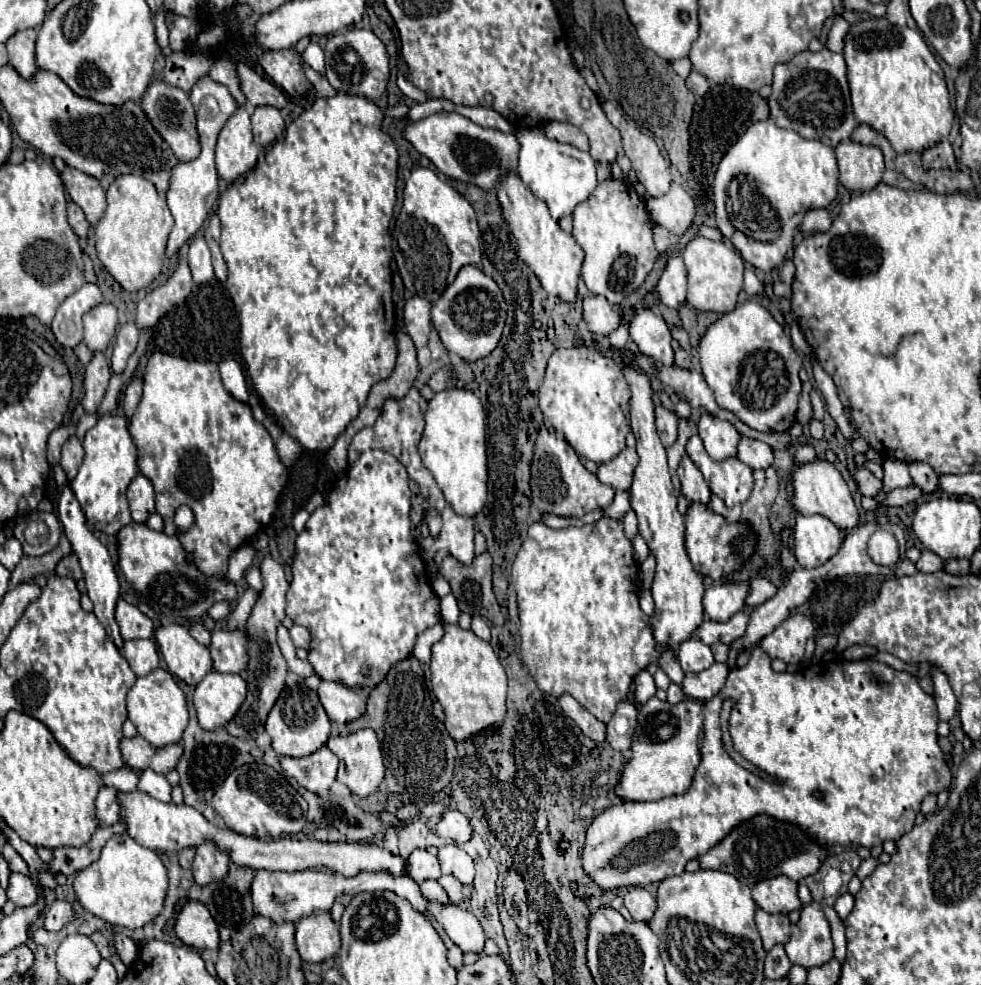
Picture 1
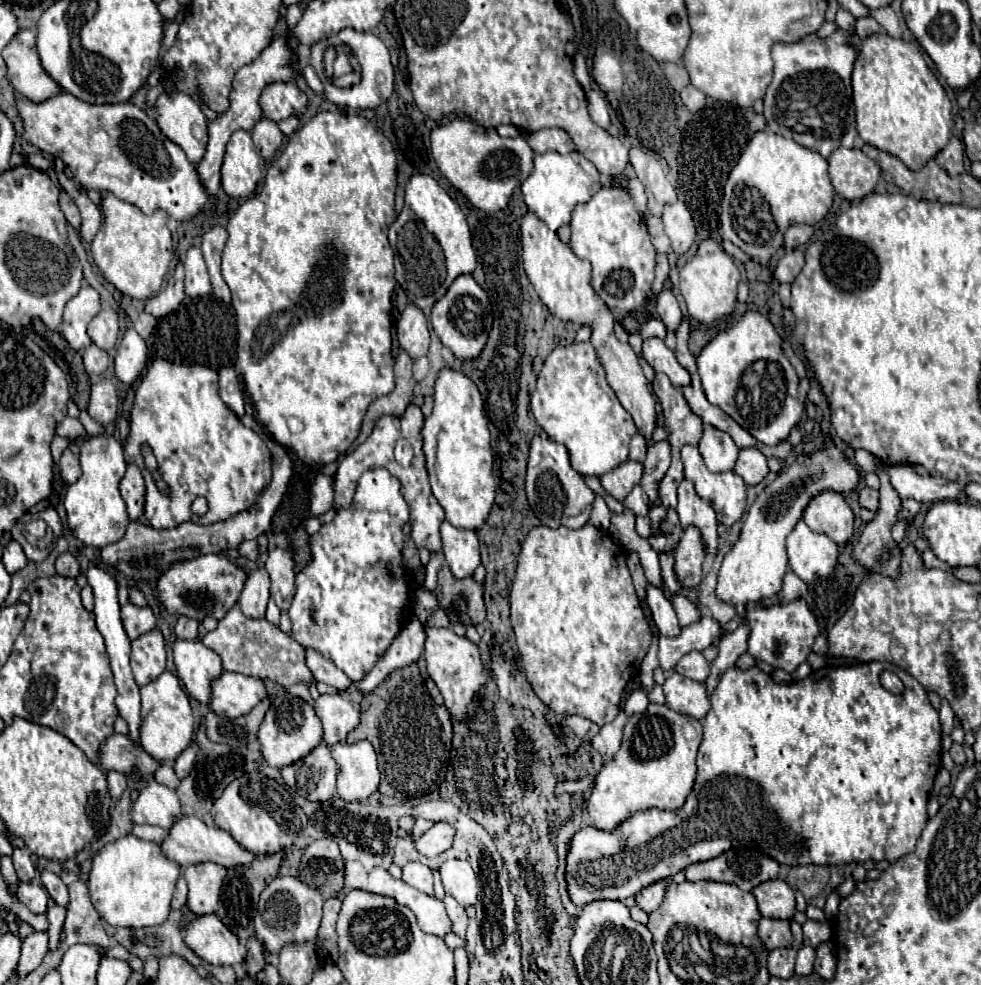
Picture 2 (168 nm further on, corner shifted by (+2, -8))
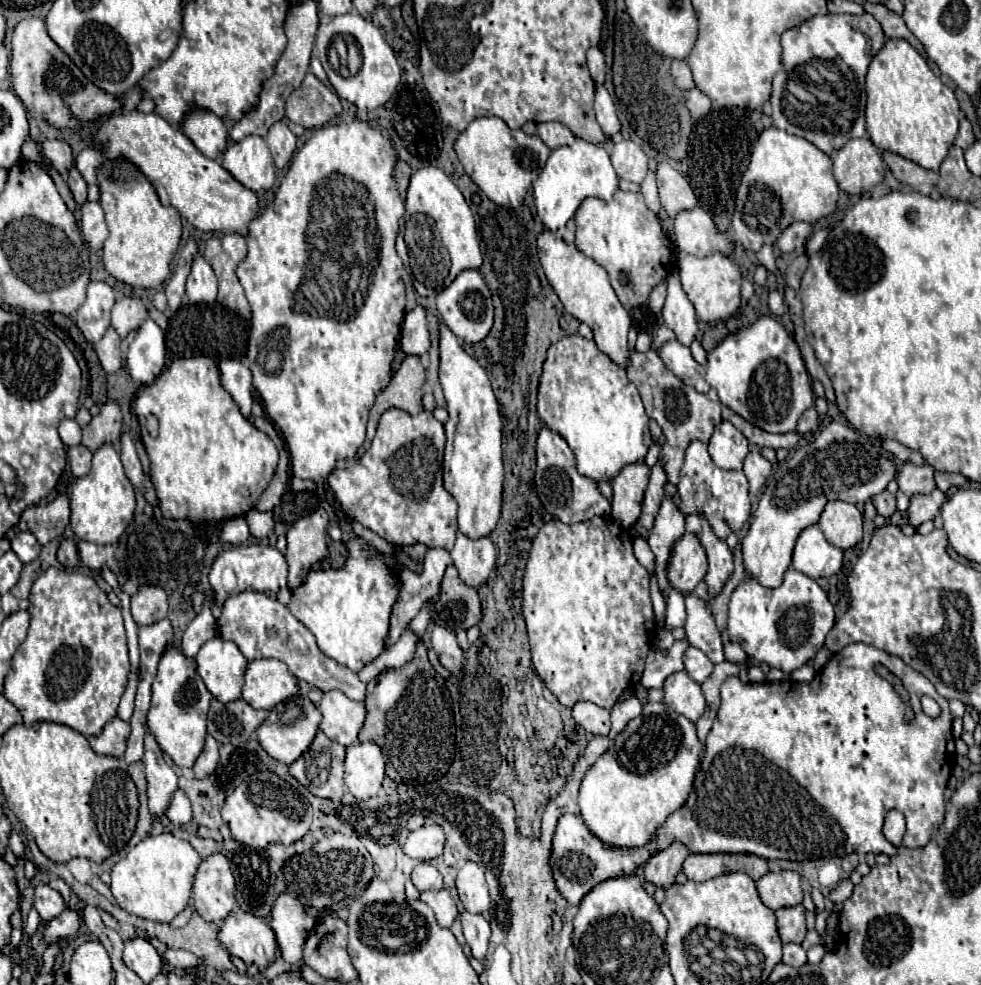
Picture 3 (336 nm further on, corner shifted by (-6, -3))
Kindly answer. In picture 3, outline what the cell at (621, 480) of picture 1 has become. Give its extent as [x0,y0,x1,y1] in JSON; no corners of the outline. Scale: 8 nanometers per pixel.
[612,462,650,528]

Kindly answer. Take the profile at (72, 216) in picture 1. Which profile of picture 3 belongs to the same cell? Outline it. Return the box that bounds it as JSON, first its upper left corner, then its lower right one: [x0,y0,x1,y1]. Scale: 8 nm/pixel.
[68,168,86,206]

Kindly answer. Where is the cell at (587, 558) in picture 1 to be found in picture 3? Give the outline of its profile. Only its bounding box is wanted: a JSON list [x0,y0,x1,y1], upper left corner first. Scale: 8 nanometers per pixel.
[522,516,656,710]

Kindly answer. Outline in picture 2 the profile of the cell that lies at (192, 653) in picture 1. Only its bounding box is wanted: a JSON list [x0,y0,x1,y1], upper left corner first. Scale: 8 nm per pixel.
[174,639,224,705]

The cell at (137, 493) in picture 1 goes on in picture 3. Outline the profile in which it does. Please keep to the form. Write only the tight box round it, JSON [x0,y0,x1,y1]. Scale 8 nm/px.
[120,434,158,506]

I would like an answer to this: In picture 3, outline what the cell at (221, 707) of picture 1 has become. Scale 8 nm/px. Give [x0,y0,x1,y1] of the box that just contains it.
[242,660,298,710]

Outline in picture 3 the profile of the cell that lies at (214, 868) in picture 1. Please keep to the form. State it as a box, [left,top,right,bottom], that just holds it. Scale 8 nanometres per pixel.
[192,852,236,922]

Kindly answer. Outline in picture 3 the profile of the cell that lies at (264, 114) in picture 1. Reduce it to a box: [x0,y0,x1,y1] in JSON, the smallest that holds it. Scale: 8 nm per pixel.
[264,120,296,170]

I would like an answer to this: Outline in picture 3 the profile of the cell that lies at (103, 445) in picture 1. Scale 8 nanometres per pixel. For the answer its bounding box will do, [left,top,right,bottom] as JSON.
[70,442,134,544]

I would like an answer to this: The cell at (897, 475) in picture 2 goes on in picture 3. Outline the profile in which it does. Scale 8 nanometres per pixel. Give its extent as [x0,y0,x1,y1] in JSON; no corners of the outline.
[896,462,936,494]

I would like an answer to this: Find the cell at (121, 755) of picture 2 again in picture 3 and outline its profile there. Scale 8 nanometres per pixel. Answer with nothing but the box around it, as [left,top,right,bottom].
[90,716,130,758]

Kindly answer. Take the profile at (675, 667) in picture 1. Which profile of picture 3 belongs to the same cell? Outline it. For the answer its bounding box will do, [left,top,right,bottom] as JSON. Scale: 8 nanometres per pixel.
[666,588,686,628]

